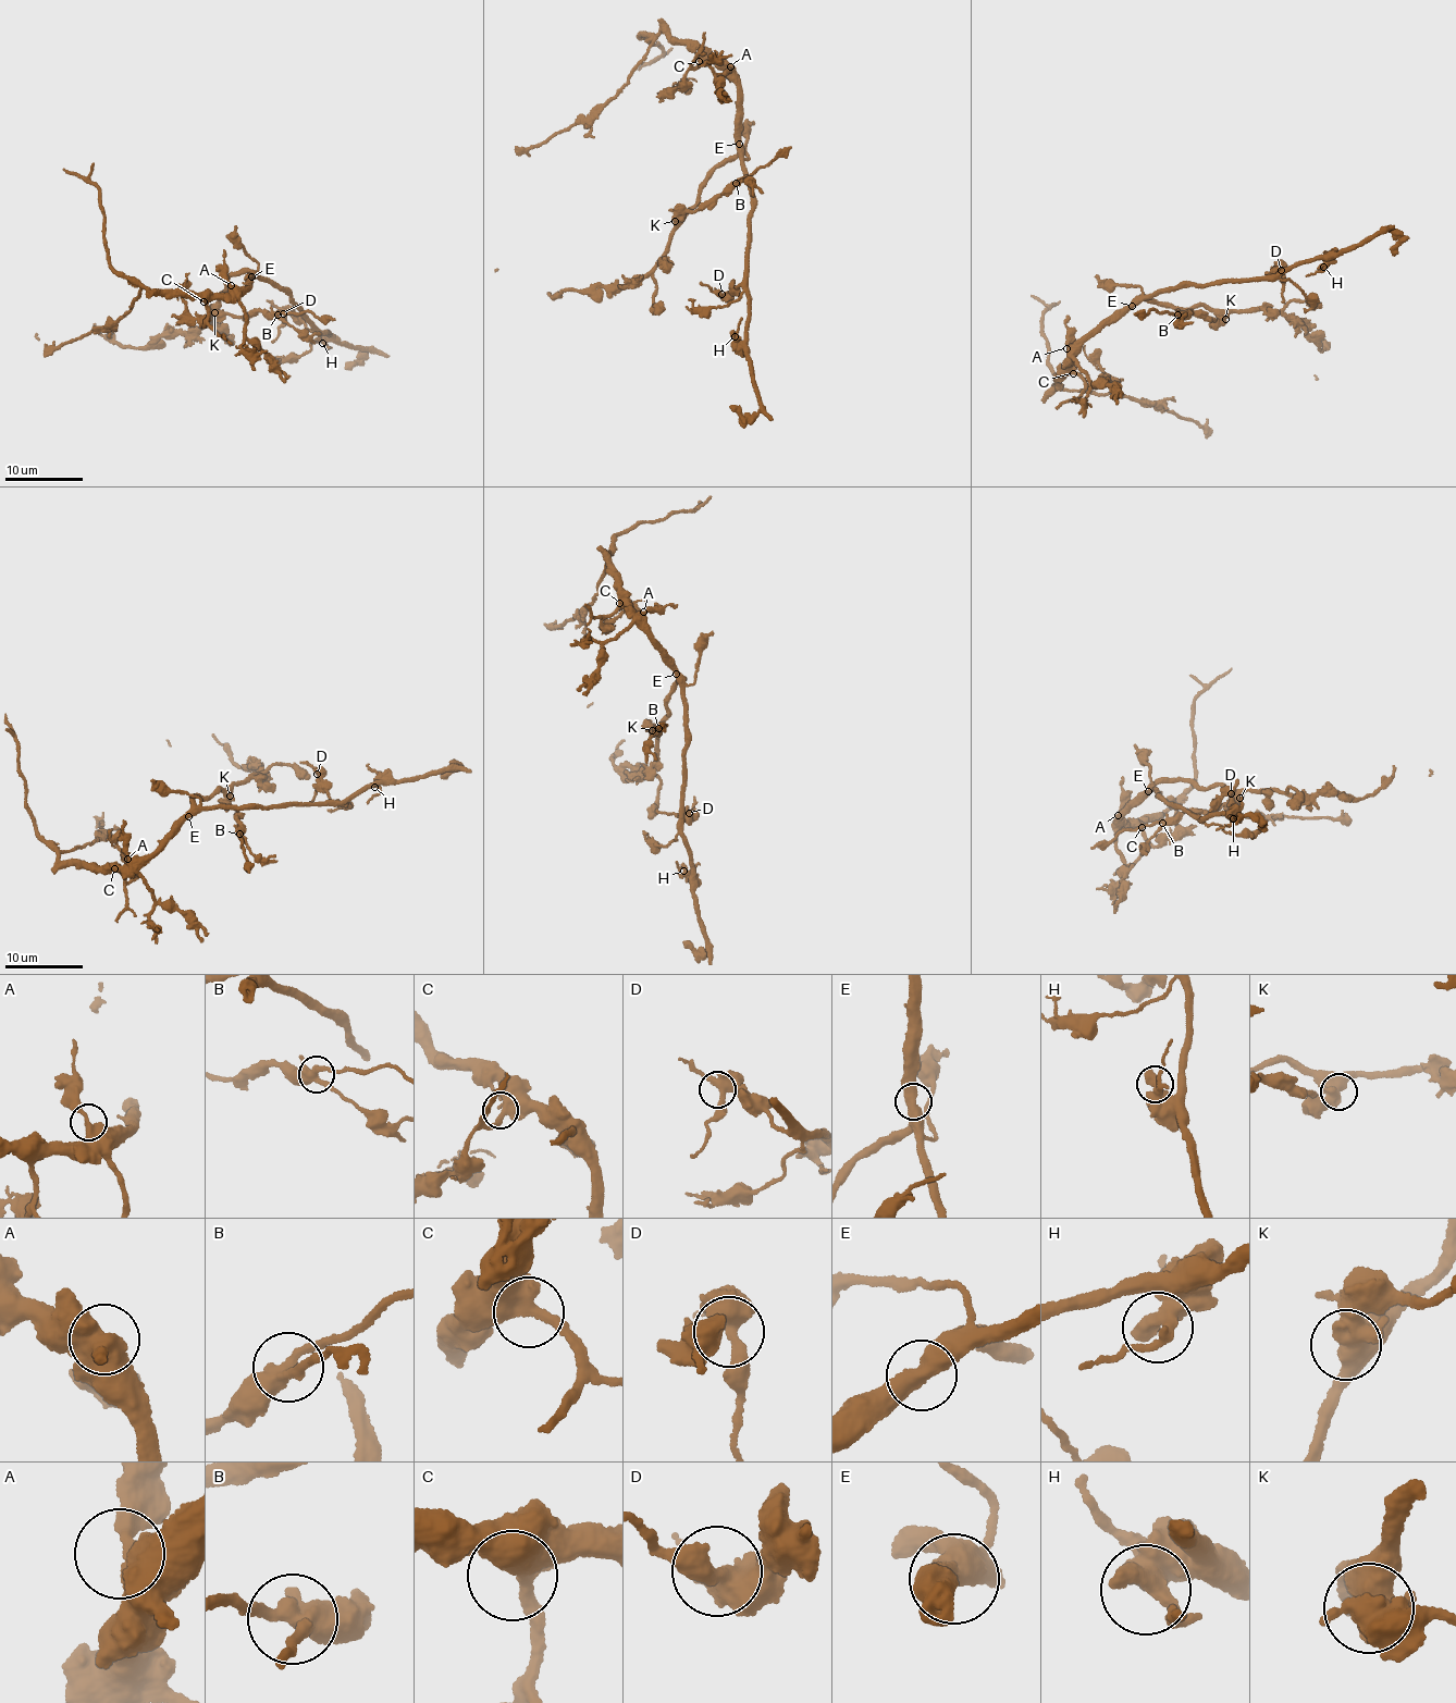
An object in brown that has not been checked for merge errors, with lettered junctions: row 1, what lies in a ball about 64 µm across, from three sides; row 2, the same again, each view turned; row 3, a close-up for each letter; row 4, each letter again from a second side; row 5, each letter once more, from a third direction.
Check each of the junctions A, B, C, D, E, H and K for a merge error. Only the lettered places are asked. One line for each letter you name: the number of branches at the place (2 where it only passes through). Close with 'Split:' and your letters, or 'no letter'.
Split: no letter

